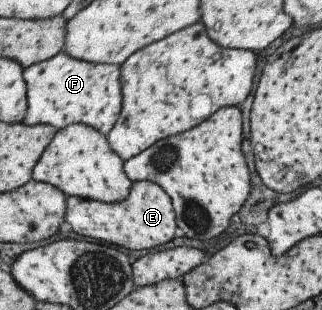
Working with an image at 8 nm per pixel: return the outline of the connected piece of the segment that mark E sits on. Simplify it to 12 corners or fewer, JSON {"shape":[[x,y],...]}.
{"shape":[[133,182],[119,204],[68,197],[65,222],[130,250],[179,234],[169,195]]}

